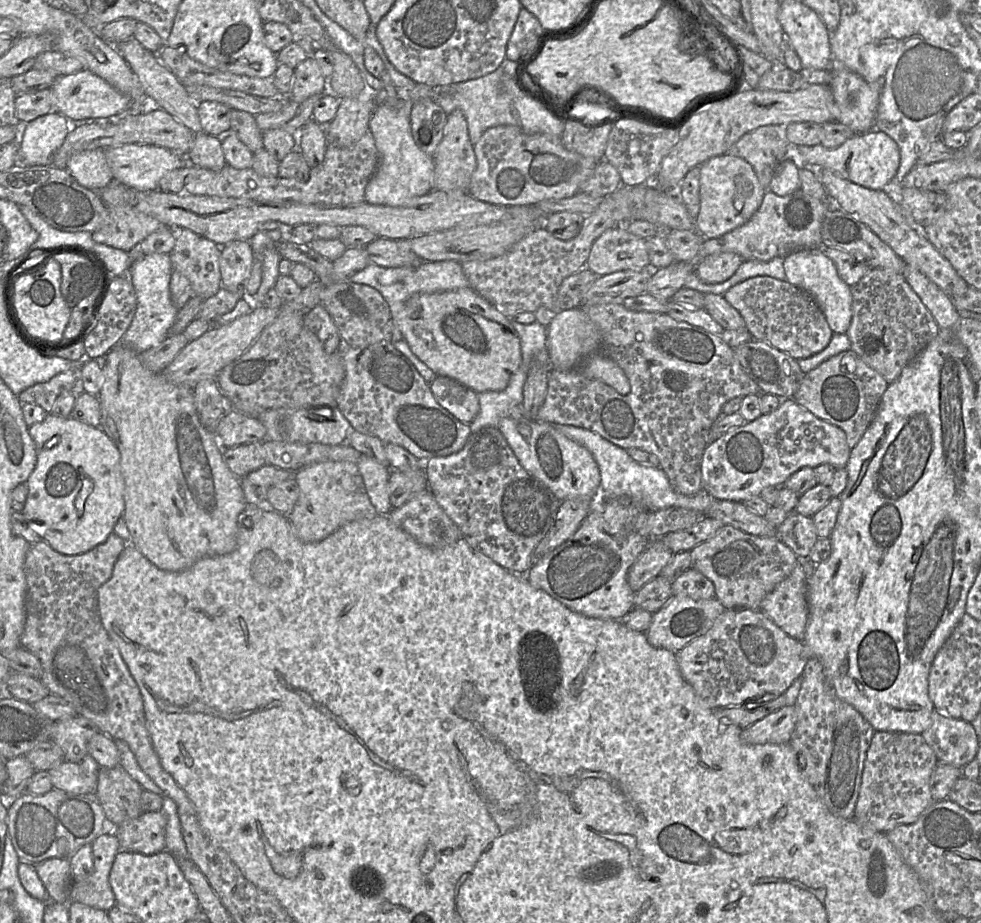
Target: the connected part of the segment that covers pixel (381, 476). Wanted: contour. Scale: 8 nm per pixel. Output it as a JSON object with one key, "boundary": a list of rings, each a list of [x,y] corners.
{"boundary":[[[366,455],[357,462],[358,470],[372,505],[379,515],[388,515],[393,509],[388,493],[388,481],[392,469]]]}

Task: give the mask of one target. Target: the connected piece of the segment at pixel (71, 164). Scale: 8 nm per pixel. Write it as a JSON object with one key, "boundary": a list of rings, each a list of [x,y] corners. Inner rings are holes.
{"boundary":[[[105,149],[78,152],[68,160],[66,170],[84,188],[100,191],[113,181]]]}

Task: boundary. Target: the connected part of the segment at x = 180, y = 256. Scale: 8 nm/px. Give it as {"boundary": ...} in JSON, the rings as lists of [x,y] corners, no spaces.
{"boundary":[[[188,229],[177,231],[175,245],[169,253],[173,271],[183,274],[189,280],[193,294],[202,299],[210,298],[222,287],[219,267],[220,255],[221,246]]]}

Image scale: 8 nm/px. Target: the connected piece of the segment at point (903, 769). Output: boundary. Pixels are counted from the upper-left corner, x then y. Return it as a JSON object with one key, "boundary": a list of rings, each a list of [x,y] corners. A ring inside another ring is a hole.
{"boundary":[[[875,731],[867,750],[853,818],[883,833],[898,825],[914,823],[934,802],[930,778],[937,764],[934,751],[921,734]]]}

